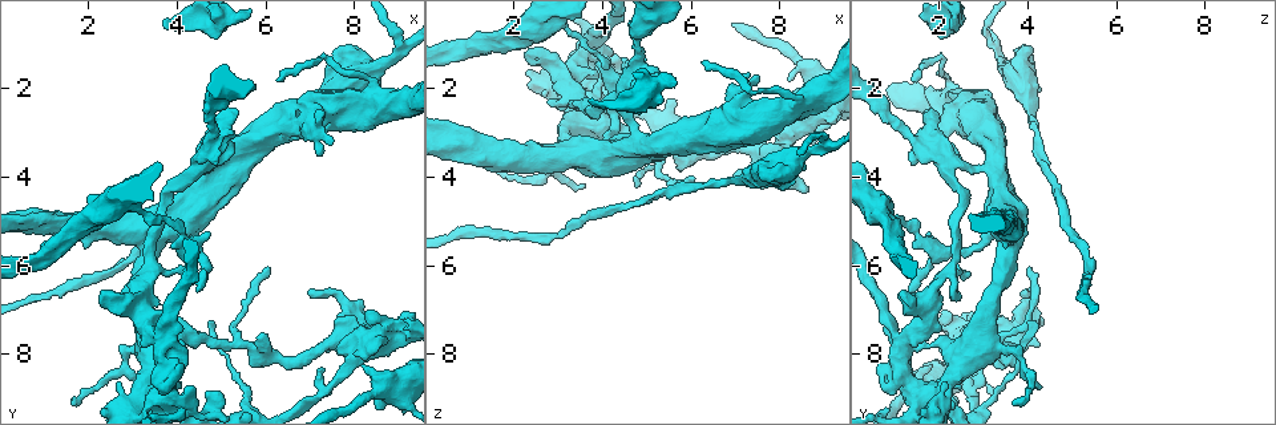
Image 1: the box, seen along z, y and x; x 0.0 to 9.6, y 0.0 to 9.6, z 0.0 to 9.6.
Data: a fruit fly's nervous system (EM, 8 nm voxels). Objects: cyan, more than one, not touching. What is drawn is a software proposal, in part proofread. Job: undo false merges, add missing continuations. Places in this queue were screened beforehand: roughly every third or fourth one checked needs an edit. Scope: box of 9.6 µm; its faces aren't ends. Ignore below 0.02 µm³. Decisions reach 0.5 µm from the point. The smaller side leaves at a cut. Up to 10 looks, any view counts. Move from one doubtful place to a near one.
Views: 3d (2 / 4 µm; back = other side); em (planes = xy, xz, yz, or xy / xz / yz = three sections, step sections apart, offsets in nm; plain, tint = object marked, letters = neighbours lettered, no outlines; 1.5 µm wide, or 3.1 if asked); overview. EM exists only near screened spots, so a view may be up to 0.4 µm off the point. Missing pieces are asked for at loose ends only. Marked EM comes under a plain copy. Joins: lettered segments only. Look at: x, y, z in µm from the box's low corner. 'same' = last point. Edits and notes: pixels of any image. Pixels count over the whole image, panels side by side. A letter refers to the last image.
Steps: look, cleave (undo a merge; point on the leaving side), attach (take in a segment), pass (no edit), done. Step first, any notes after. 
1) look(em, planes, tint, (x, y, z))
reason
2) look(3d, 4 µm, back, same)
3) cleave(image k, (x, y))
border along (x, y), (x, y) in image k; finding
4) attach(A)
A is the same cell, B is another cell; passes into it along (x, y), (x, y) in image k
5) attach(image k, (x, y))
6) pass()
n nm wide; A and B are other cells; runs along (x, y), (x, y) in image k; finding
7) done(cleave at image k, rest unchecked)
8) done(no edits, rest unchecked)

look(3d, 2 µm, (8.65, 8.85, 3.15))
tapers out

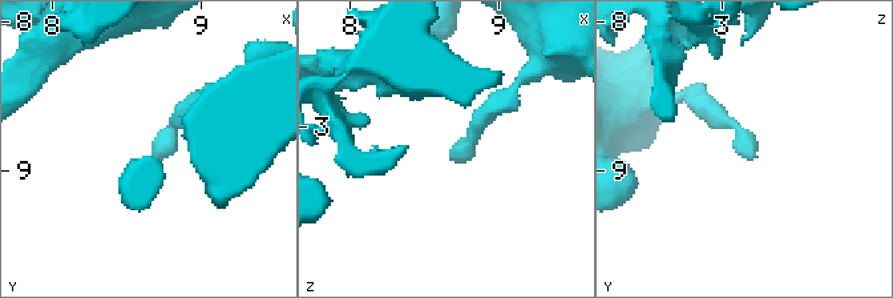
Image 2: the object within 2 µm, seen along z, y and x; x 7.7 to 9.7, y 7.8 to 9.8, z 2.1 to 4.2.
look(em, yz, step 8, letters, (8.72, 8.92, 3.20))
now the EM

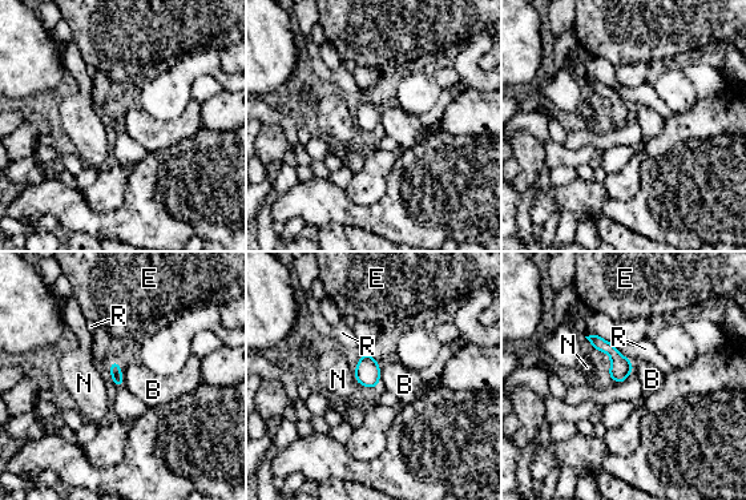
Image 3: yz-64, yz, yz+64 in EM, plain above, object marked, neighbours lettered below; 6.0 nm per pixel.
look(em, planes, letters, same)
cut it another way

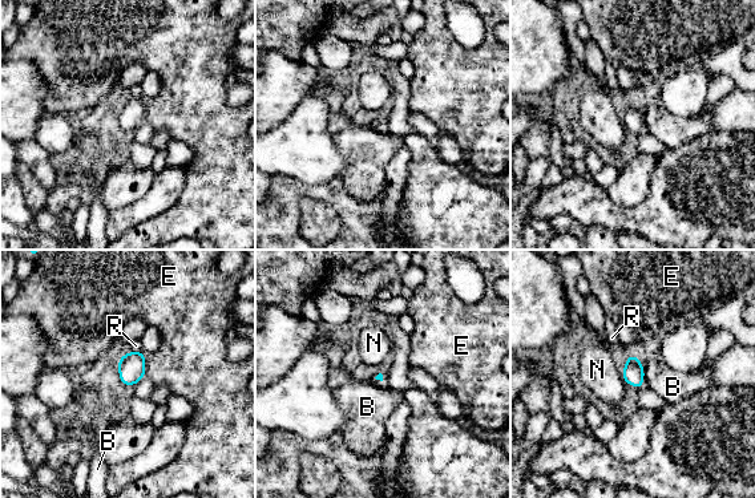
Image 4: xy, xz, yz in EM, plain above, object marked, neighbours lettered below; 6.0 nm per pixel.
pass()
B, E, N and R are other cells; none of them fits

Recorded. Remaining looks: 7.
look(3d, 2 µm, (8.55, 7.40, 4.25))
thick end

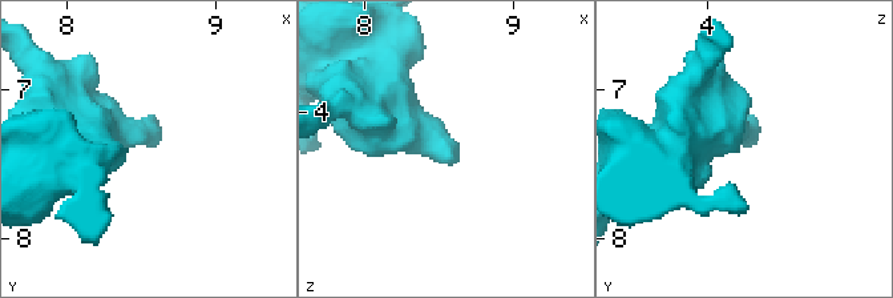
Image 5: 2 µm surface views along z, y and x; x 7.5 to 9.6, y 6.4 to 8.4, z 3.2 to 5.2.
look(em, planes, letters, (8.58, 7.38, 4.30))
now the EM

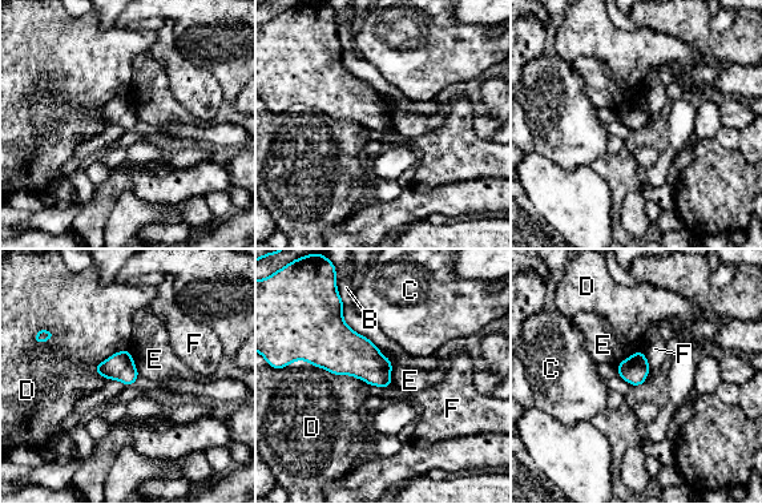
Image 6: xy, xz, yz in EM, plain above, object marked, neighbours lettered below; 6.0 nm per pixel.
pass()
D touches over 480 nm; B, C, D, E and F are other cells; border along (128, 349), (133, 365), (140, 374) in image 6; none of them fits

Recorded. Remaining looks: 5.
look(em, planes, tint, (9.05, 1.15, 3.30))

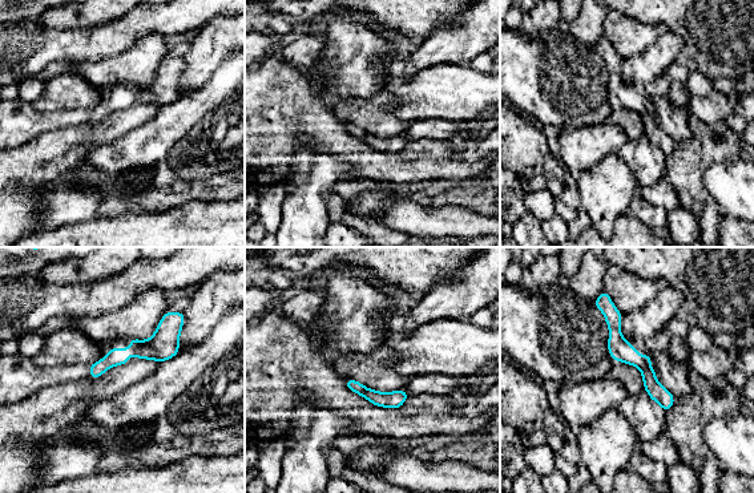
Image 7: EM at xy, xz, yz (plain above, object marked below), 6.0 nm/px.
look(em, planes, letters, same)
see the neighbours

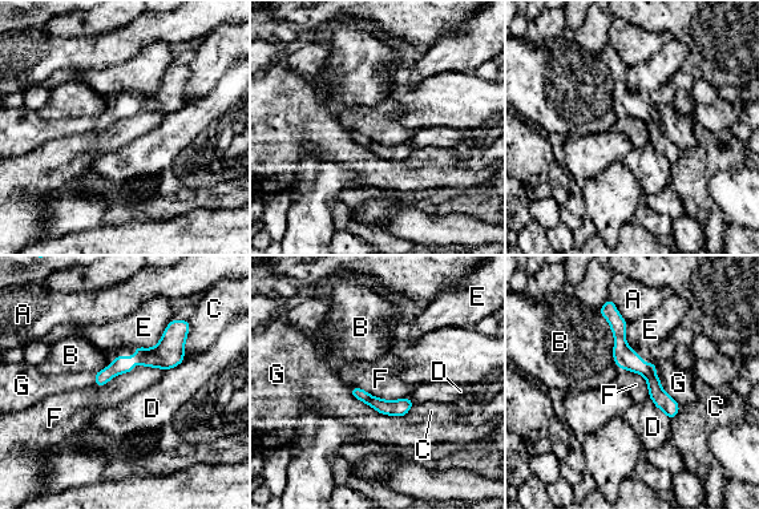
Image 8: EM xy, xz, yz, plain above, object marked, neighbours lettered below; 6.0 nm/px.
pass()
100 nm wide; A, B, C, D, E, F and G are other cells; border along (350, 388), (406, 398) in image 8; continuous, no second neuron

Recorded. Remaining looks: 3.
look(em, planes, tint, (3.65, 0.60, 2.25))
free end

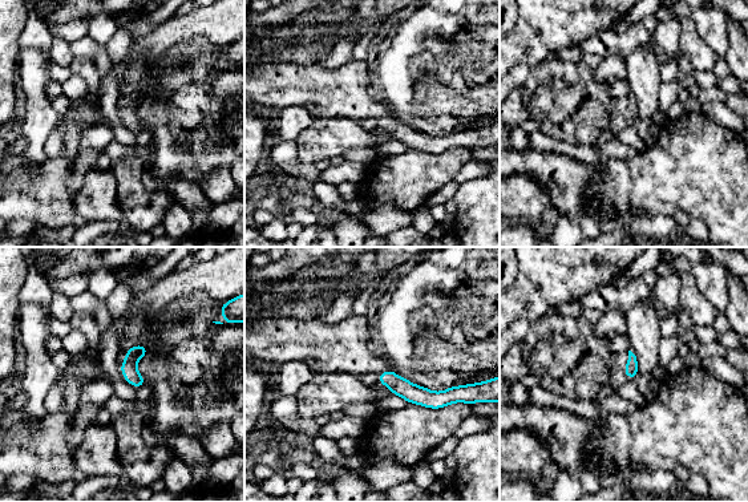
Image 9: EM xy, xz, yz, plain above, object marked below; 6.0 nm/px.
look(em, planes, letters, same)
what lies round it

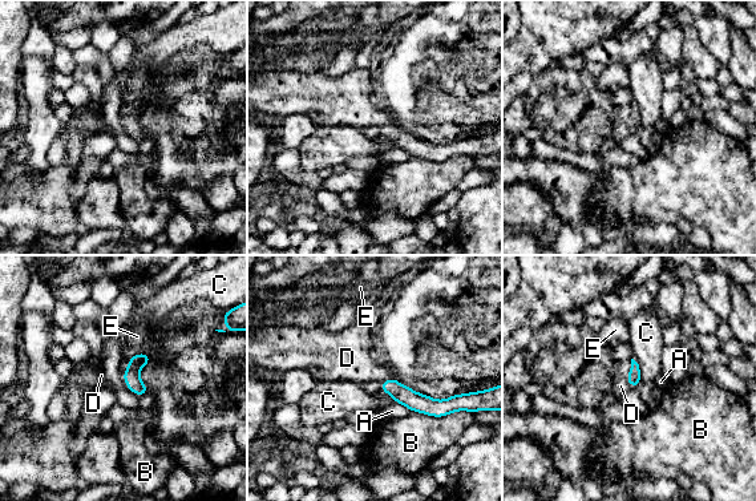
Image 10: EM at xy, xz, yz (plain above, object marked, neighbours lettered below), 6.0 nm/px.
attach(D)
D is the same cell, A, B, C and E are other cells; passes into it along (416, 401), (387, 380), (351, 360) in image 10; it goes on there

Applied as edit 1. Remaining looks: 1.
done(attach at image 10, rest unchecked)

